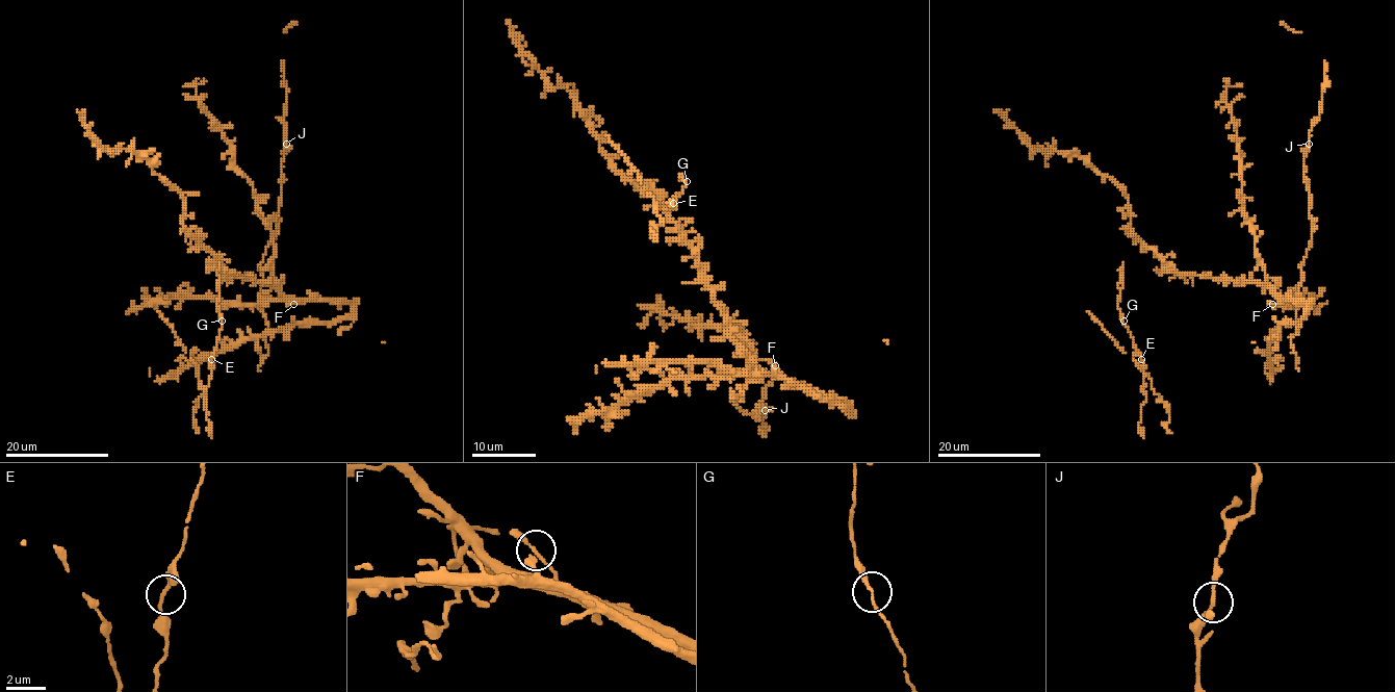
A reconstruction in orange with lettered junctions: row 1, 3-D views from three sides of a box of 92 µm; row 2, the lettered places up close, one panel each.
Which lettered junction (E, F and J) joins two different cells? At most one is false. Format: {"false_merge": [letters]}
{"false_merge": []}

